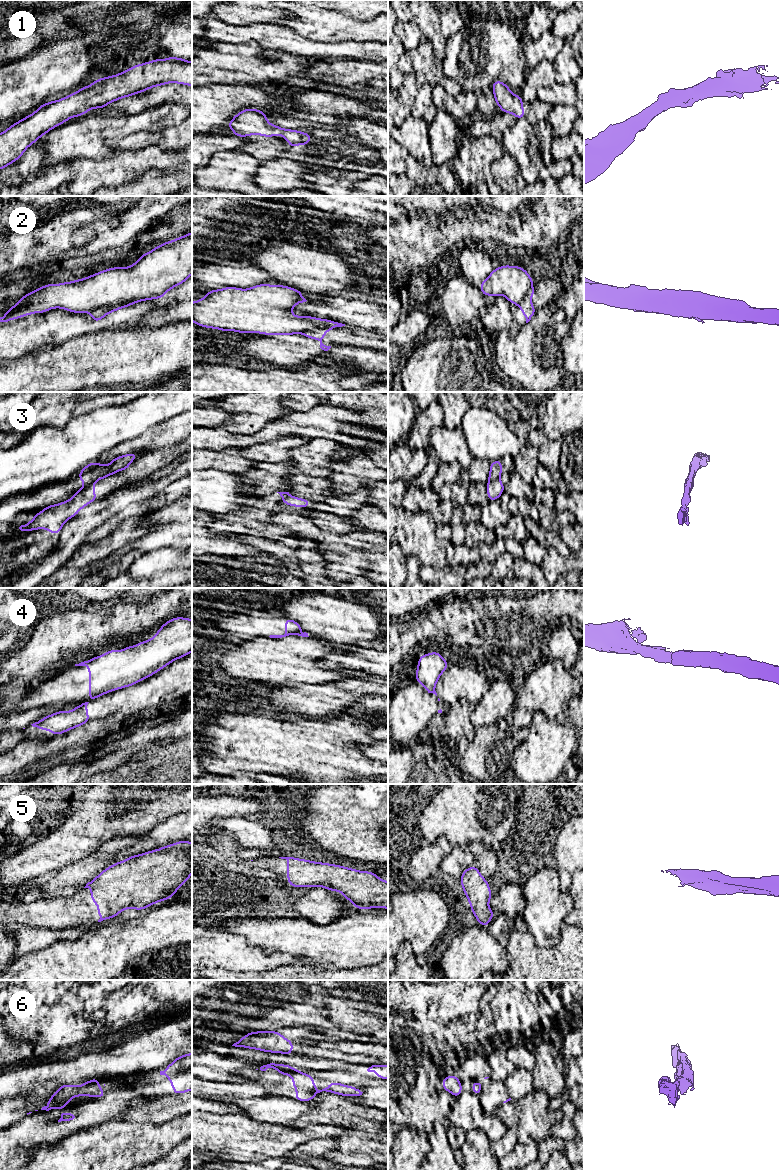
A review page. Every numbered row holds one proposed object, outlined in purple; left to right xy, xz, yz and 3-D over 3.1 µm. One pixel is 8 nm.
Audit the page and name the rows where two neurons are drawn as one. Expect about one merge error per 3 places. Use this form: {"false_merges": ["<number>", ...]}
{"false_merges": ["2", "3", "4", "6"]}

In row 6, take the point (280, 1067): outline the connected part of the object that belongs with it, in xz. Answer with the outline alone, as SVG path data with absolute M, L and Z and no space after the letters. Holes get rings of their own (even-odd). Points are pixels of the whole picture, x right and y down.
M270 1063L267 1065L263 1065L260 1067L261 1071L266 1071L267 1069L277 1069L278 1071L286 1071L286 1072L295 1072L294 1066L289 1066L285 1064L275 1064L275 1063Z

